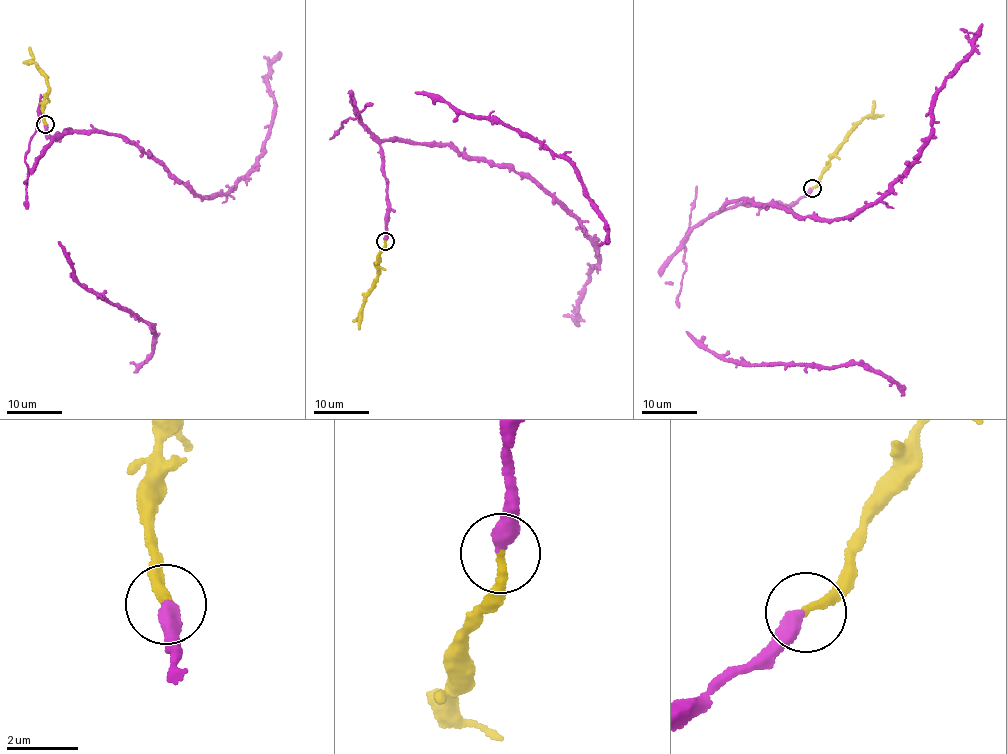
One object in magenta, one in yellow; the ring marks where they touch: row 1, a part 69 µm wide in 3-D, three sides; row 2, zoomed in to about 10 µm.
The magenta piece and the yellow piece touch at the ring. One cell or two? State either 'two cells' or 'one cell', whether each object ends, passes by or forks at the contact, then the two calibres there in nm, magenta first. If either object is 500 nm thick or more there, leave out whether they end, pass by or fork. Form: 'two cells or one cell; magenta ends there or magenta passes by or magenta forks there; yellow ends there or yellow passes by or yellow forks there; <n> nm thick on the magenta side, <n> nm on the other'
one cell; magenta ends there; yellow ends there; 440 nm thick on the magenta side, 240 nm on the other

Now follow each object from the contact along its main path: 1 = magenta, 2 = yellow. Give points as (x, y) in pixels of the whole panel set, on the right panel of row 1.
1: (812, 188), (721, 208), (744, 197), (828, 219), (877, 200), (970, 52), (976, 34), (960, 29)
2: (812, 188), (830, 155), (850, 131), (872, 114), (874, 101)

